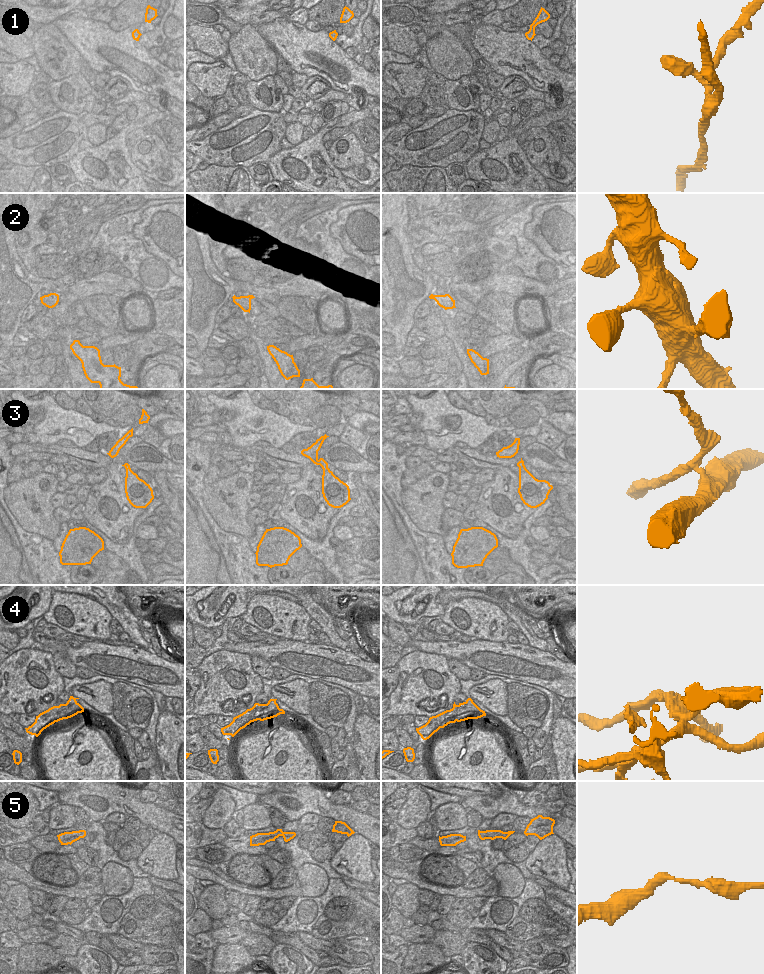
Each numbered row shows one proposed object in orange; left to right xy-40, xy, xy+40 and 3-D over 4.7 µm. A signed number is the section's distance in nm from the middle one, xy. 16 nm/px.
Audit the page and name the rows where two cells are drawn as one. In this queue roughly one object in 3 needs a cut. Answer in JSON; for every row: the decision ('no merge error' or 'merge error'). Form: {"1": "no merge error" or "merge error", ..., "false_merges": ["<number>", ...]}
{"1": "merge error", "2": "no merge error", "3": "merge error", "4": "merge error", "5": "no merge error", "false_merges": ["1", "3", "4"]}

